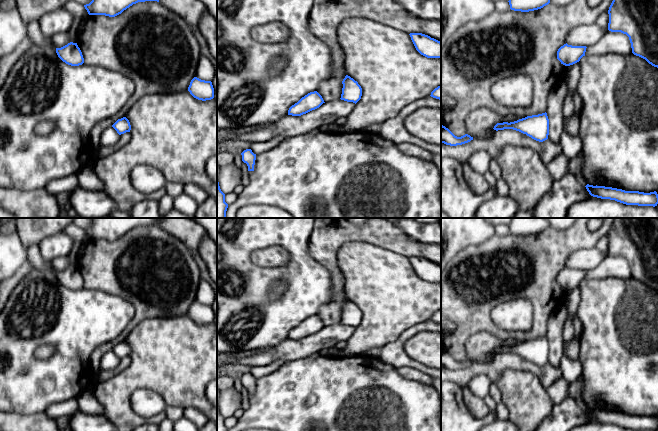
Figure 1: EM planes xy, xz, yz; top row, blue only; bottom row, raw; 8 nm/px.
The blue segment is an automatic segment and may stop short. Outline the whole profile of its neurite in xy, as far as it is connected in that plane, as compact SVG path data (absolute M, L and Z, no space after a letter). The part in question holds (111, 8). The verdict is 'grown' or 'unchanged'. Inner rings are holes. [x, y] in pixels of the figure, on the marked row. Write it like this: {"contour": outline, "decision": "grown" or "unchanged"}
{"contour": "M92 0L89 4L84 5L84 7L89 15L115 17L133 4L145 1L159 2L159 0Z", "decision": "unchanged"}

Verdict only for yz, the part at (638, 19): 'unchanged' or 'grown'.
unchanged

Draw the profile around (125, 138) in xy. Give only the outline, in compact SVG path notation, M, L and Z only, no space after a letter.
M126 132L124 134L120 135L120 138L118 142L110 147L101 146L97 149L94 149L94 160L101 158L101 157L107 157L119 148L125 146L127 143L129 143L131 140L131 134L130 132Z

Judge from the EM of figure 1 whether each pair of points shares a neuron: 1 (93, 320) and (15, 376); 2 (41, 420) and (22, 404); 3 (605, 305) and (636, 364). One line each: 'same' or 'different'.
1: same
2: different
3: same

